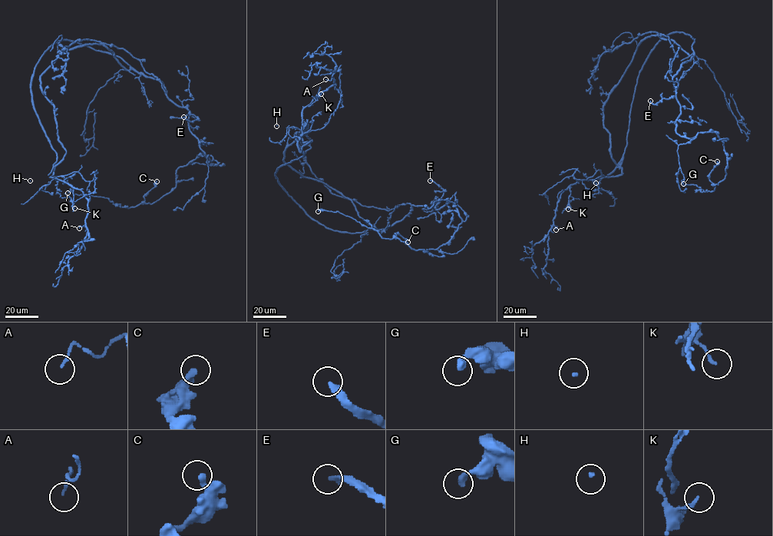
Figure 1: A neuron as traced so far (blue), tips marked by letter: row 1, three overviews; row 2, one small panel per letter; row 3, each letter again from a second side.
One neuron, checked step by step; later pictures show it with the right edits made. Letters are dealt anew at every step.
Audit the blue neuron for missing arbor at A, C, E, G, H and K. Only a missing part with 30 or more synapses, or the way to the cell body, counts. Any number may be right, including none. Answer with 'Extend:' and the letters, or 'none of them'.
Extend: E, H

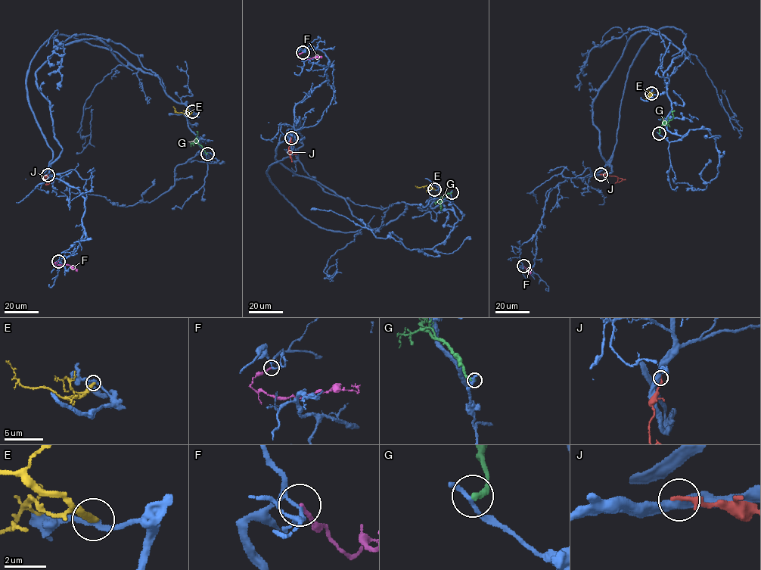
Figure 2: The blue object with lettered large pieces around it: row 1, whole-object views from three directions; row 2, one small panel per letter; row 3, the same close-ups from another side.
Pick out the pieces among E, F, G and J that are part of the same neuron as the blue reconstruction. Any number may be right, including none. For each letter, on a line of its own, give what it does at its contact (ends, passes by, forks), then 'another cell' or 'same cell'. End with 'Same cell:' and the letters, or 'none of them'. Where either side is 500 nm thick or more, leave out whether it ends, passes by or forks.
E: it ends | another cell
F: it ends | another cell
G: it ends | another cell
J: it ends | another cell
Same cell: none of them

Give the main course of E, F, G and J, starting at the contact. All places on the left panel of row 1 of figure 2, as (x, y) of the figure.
E: (192, 111), (184, 114), (177, 112), (173, 107)
F: (58, 261), (54, 265), (67, 264), (77, 269), (76, 271)
G: (207, 154), (196, 141), (196, 131)
J: (48, 175), (45, 177), (45, 184), (53, 180)

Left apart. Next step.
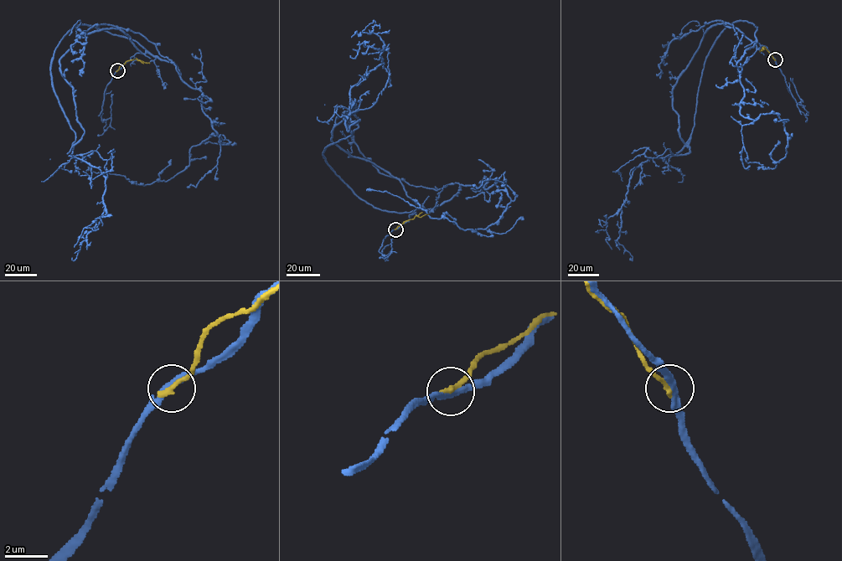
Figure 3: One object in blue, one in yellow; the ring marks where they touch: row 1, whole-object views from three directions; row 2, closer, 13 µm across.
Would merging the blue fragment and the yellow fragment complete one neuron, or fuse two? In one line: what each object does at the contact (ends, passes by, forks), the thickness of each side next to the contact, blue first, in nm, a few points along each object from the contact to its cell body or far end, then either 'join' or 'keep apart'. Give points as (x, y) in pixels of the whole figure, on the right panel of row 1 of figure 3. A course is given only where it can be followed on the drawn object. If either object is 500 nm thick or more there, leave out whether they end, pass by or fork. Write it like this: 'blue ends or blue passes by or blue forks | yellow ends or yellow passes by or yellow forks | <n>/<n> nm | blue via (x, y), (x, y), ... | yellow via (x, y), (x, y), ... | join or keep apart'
blue passes by | yellow ends | 280/280 nm | blue via (775, 59), (735, 28), (705, 33), (672, 89), (689, 152), (652, 158), (630, 178), (617, 241), (631, 259) | yellow via (775, 59), (766, 48), (763, 47), (761, 50) | keep apart

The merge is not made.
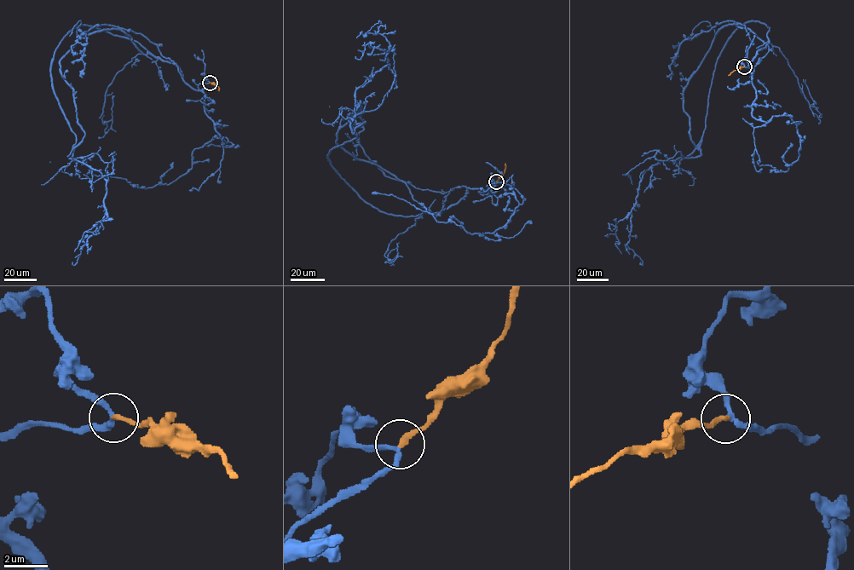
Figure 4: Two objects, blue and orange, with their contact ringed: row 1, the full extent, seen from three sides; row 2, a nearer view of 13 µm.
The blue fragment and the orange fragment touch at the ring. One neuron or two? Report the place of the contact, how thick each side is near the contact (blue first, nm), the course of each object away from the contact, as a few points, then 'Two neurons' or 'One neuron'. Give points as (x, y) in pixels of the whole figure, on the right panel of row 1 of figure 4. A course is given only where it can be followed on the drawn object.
Place: (744, 66). Thickness 200 nm (blue) against 240 nm. Course of blue: (744, 66), (753, 72), (749, 36), (725, 25), (683, 90), (701, 155), (640, 181), (626, 245), (641, 263). Course of orange: (744, 66), (728, 75). One neuron

